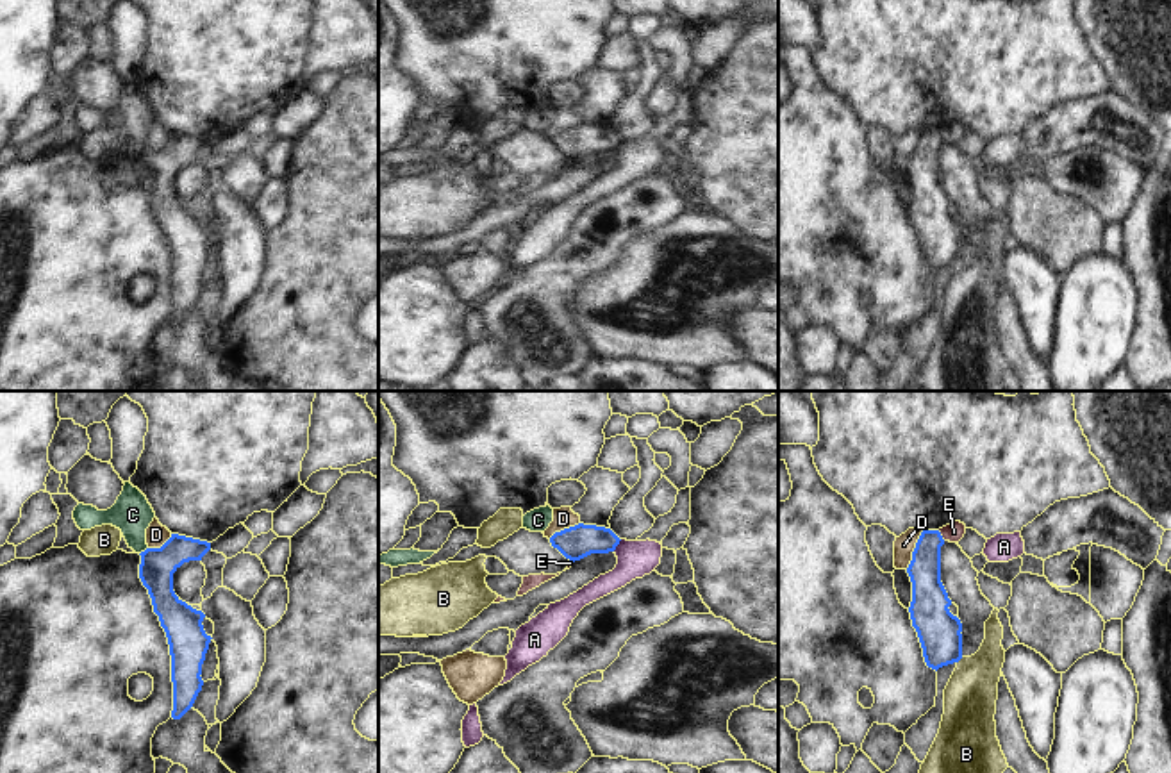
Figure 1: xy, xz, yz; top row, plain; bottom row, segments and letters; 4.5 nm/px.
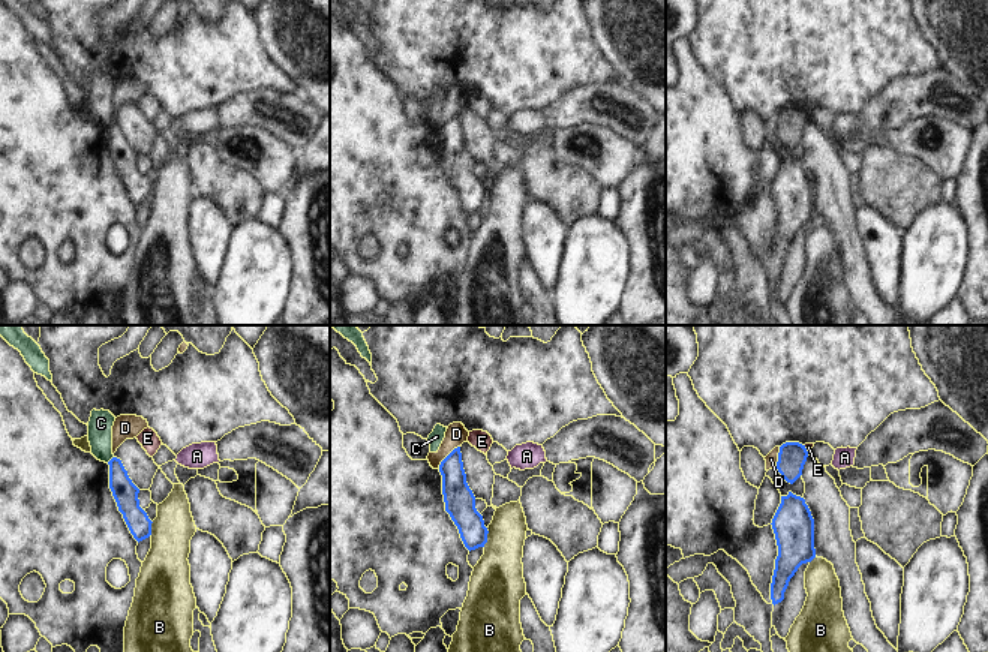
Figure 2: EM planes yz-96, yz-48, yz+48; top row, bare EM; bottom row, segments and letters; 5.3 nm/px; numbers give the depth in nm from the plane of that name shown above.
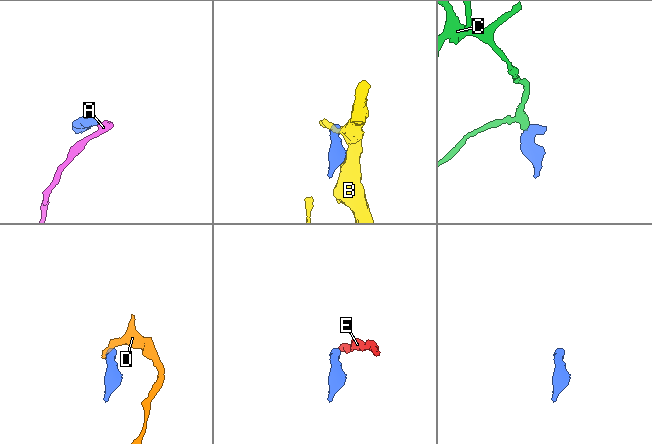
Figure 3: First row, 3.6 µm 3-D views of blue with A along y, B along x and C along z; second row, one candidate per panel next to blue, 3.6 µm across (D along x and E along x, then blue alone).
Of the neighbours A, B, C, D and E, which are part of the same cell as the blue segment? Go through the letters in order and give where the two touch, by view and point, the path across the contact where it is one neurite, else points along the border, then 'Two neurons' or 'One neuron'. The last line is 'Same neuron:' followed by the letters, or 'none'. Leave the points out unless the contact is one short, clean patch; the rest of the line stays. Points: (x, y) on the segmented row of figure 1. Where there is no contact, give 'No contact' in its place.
A: Touches blue at xz (618, 543). Boundary: xz (622, 540), (613, 550). Two neurons
B: Touches blue at yz (959, 659). Boundary: yz (963, 657), (957, 663). Two neurons
C: Touches blue at xy (145, 550). Boundary: xy (147, 547), (140, 554). Two neurons
D: Touches blue at yz (914, 548). Boundary: yz (927, 529), (921, 532), (913, 559), (905, 568). Two neurons
E: Touches blue at yz (941, 536). Boundary: yz (938, 531), (945, 540). Two neurons
Same neuron: none

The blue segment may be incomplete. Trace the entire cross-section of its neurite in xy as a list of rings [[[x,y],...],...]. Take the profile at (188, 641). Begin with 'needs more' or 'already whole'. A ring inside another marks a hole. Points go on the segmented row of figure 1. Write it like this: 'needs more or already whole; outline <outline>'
already whole; outline [[[171,534],[161,548],[141,552],[139,578],[148,589],[154,612],[166,632],[171,655],[173,711],[180,719],[202,691],[202,664],[211,636],[203,630],[202,611],[182,602],[173,591],[173,573],[189,561],[202,561],[211,543]]]

